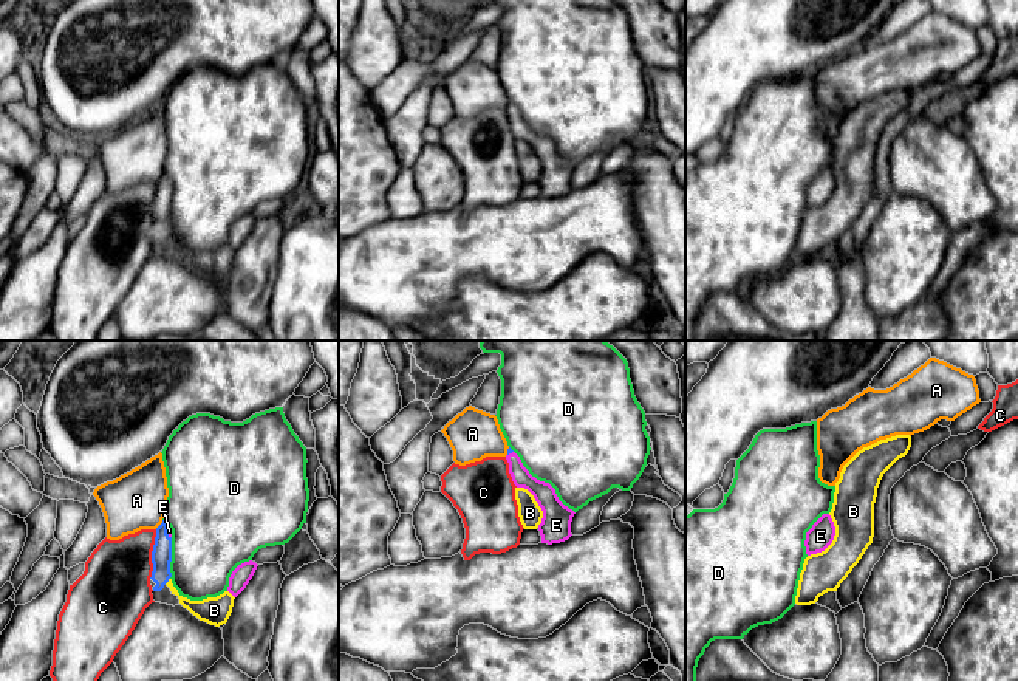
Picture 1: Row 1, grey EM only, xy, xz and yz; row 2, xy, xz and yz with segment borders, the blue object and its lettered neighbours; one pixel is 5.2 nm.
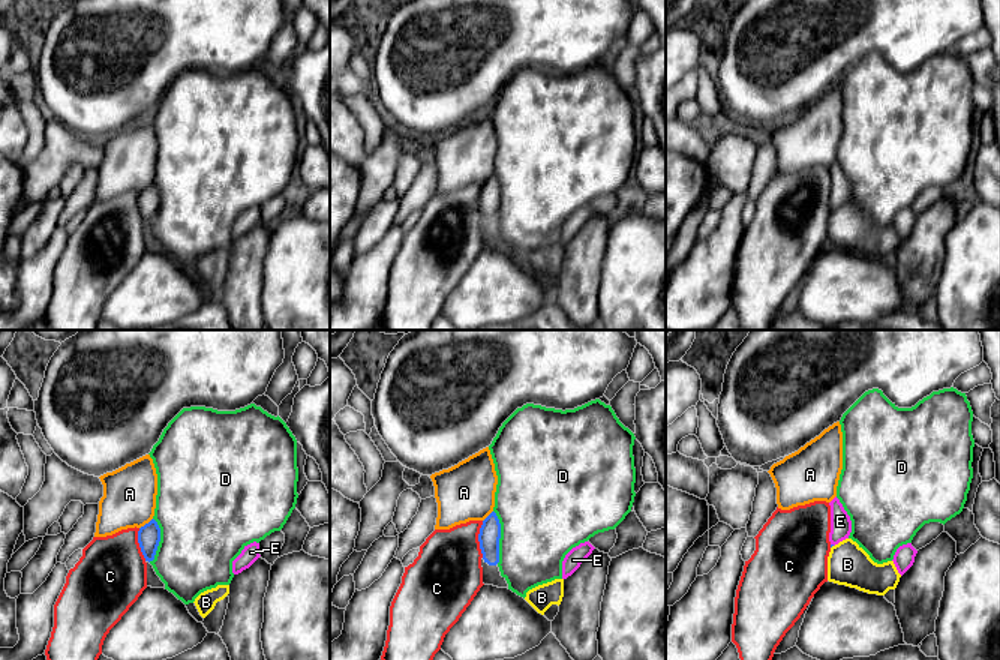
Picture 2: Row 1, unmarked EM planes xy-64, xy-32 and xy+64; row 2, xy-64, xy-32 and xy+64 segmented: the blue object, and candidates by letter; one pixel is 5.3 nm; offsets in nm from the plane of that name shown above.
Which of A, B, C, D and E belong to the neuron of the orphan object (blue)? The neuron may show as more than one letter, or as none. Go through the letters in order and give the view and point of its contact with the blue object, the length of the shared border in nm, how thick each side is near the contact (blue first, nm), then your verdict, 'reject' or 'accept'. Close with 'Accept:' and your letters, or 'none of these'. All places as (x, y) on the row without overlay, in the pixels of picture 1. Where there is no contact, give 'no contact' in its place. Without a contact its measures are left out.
A: meets blue in xy at (160, 178); contact 60 nm long; 110 nm thick on the blue side, 300 nm on the other; reject
B: meets blue in xy at (167, 234); contact 50 nm long; 110 nm thick on the blue side, 110 nm on the other; reject
C: meets blue in xy at (152, 208); contact 260 nm long; 110 nm thick on the blue side, 360 nm on the other; reject
D: meets blue in xy at (170, 211); contact 220 nm long; 110 nm thick on the blue side, 420 nm on the other; reject
E: meets blue in xy at (166, 186); contact 70 nm long; 110 nm thick on the blue side, 30 nm on the other; accept
Accept: E

